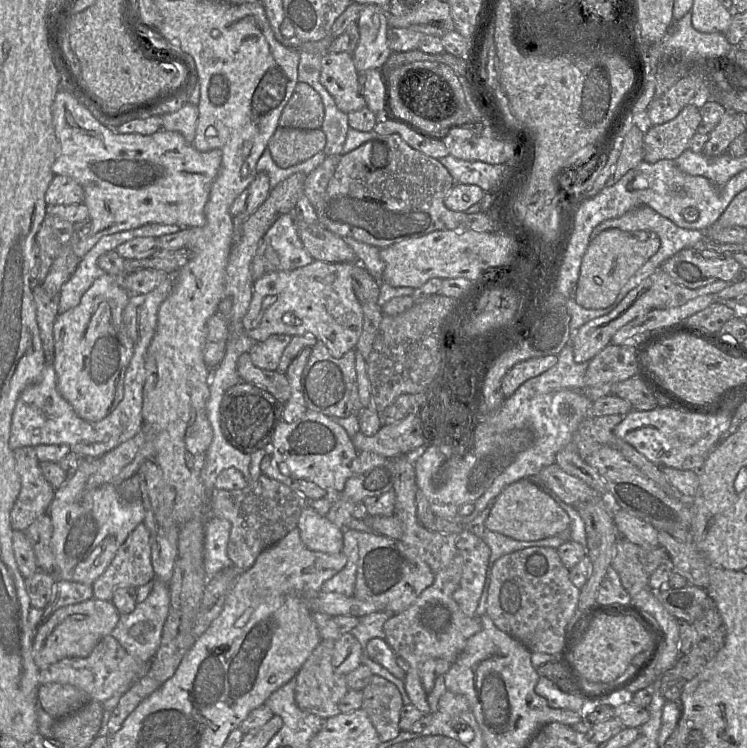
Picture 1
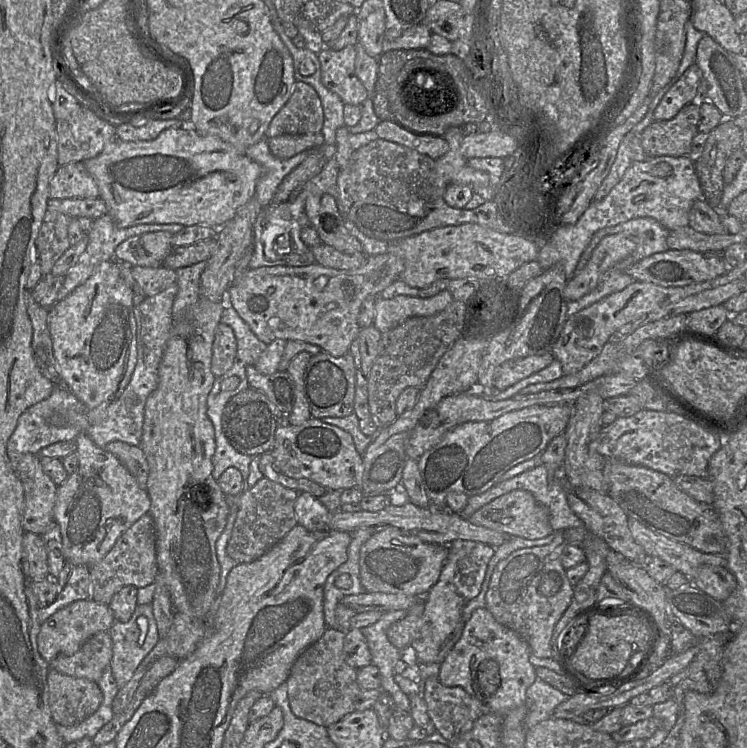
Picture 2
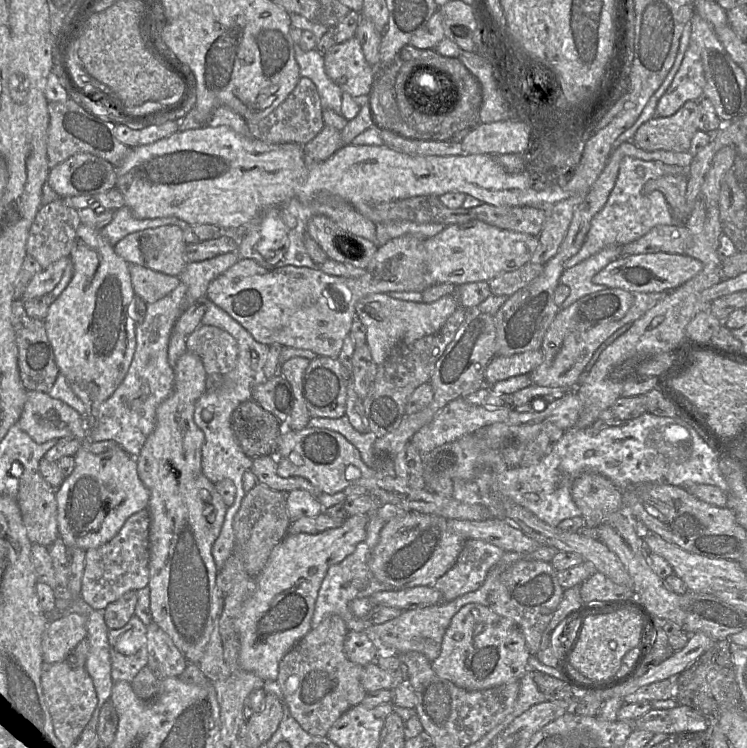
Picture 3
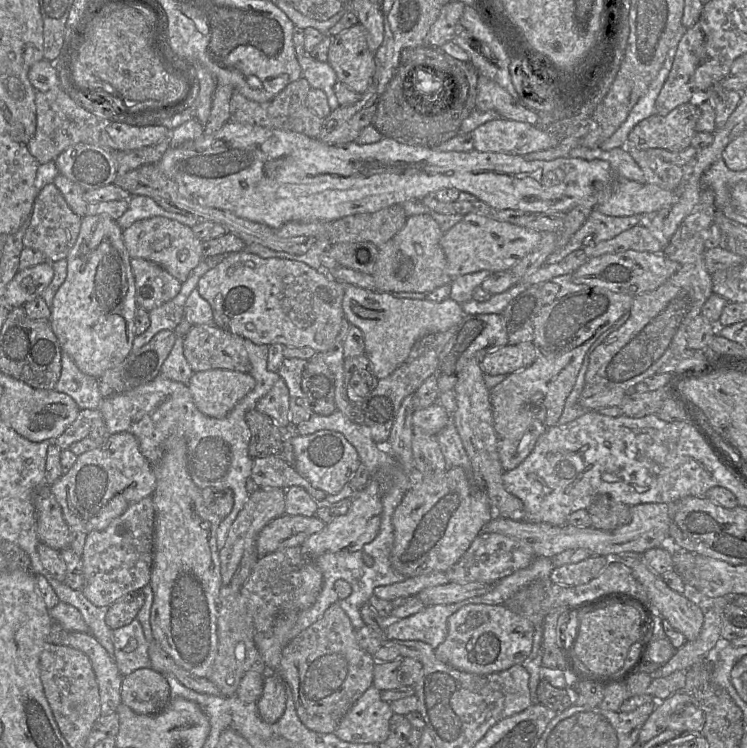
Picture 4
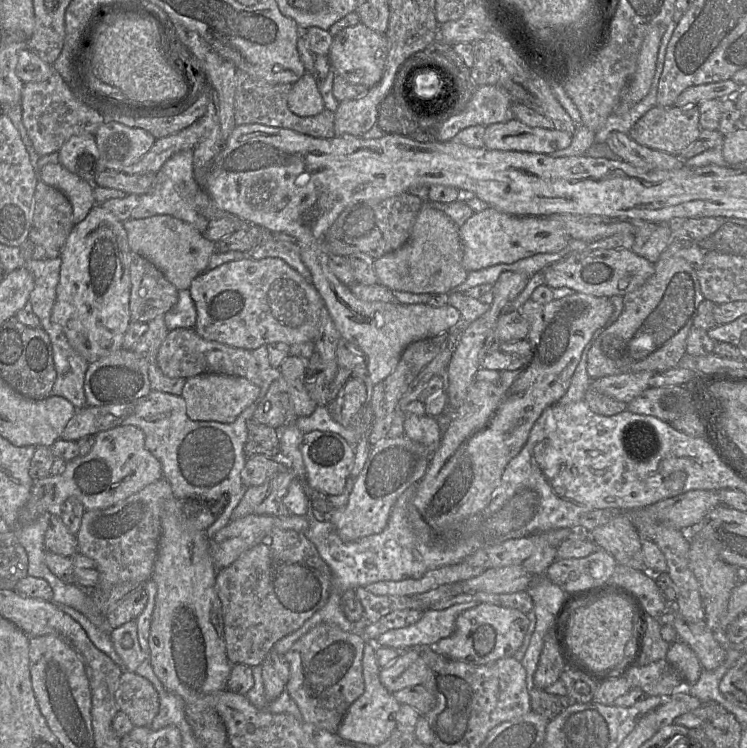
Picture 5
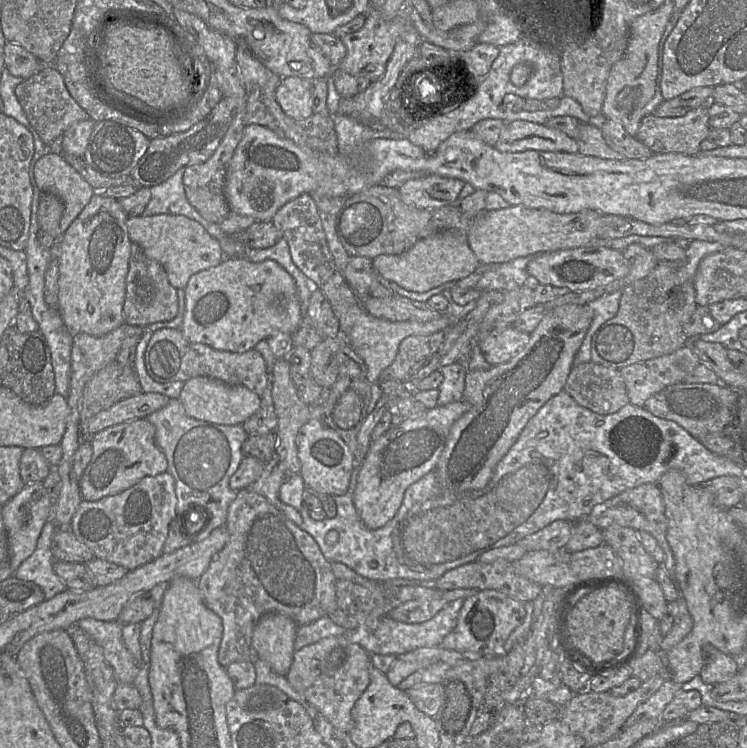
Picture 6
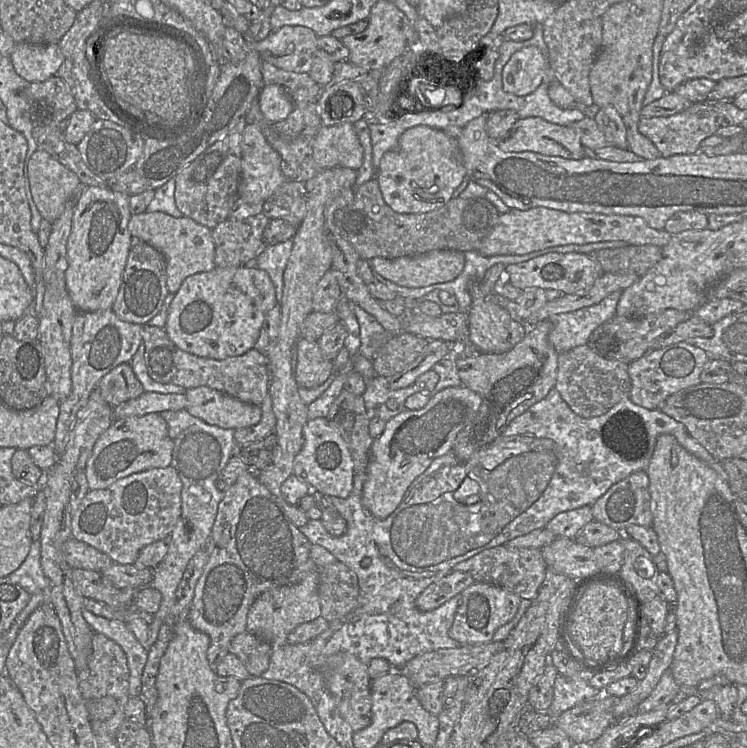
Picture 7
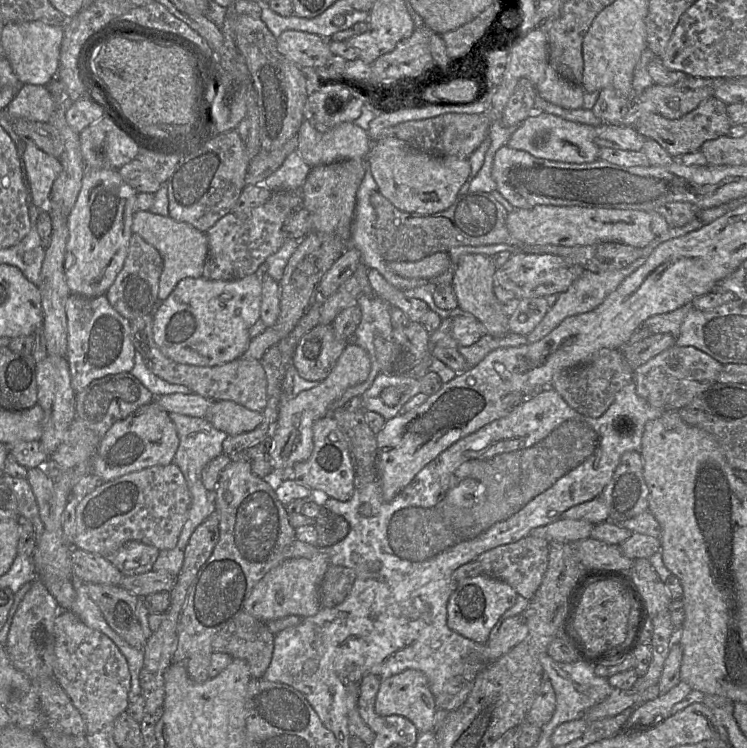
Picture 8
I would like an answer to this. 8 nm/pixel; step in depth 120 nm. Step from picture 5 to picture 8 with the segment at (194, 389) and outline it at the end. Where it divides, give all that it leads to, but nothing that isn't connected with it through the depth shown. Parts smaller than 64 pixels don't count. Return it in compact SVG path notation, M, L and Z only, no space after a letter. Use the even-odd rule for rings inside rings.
M216 400L211 403L205 418L216 429L238 435L254 430L263 421L263 414L233 401Z

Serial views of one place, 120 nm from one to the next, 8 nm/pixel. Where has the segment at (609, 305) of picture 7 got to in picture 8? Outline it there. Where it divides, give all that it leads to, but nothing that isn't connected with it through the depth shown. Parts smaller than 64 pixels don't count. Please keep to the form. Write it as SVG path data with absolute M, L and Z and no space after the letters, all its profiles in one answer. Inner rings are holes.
M645 253L635 260L629 266L613 271L607 271L602 273L594 273L588 270L583 270L582 273L576 278L569 288L561 292L557 298L555 304L549 307L548 312L541 320L541 322L535 327L535 329L527 335L528 342L538 342L546 335L548 335L554 328L556 328L565 318L587 313L597 306L599 306L605 298L613 292L620 283L632 272L636 271L641 265L643 265L649 255Z

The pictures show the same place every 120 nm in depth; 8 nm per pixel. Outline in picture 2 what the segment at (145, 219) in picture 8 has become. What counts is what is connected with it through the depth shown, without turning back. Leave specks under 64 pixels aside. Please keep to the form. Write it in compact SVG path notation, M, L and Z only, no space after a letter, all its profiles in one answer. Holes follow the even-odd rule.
M148 232L129 237L115 249L115 259L130 264L158 268L172 251L171 233Z

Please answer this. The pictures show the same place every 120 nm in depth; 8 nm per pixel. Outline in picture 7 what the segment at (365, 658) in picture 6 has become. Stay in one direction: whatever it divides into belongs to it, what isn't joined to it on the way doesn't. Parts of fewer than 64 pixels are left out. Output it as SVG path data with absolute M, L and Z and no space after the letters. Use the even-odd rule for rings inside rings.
M336 652L325 660L321 674L327 690L333 695L341 716L348 722L354 732L367 727L372 720L371 679L368 664L363 663L349 652Z

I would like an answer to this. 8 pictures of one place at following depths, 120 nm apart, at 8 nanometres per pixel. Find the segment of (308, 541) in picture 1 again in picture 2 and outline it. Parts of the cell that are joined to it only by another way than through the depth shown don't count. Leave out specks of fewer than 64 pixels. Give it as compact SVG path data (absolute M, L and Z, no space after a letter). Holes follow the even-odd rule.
M299 492L294 505L298 524L309 531L326 530L333 512L309 492Z

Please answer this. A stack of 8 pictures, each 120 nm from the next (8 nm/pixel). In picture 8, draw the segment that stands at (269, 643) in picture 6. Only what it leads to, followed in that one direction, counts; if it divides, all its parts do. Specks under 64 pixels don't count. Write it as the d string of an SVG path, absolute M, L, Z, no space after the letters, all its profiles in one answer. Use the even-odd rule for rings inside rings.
M323 551L313 558L286 558L255 585L244 610L265 623L290 615L300 618L314 616L321 608L319 589L329 564L330 559Z

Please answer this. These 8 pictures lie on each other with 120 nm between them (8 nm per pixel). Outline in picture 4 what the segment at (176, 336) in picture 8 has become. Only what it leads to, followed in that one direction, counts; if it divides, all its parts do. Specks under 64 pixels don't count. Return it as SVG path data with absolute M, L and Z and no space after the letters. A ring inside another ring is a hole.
M241 251L229 254L204 274L197 290L211 306L214 325L257 345L310 347L317 353L332 348L345 318L343 283L305 263L261 258Z

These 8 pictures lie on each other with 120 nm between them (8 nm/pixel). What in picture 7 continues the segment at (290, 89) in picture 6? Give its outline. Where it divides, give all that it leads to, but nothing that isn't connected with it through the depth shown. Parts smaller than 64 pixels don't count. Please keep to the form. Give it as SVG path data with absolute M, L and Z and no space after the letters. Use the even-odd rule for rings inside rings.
M277 84L264 85L258 102L264 117L271 123L286 119L295 108L286 89Z

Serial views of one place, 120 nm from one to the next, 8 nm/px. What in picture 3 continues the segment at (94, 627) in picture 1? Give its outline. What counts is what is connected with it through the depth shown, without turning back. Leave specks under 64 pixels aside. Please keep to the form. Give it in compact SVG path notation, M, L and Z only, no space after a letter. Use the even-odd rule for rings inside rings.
M68 613L50 619L42 638L44 662L67 660L69 654L85 638L87 639L87 619L80 613Z

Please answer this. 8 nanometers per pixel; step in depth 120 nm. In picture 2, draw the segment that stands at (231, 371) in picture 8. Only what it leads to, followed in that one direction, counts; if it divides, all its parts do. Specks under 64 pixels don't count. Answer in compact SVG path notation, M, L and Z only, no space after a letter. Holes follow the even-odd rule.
M222 323L217 325L212 346L211 370L215 377L223 375L234 363L237 341L232 328Z

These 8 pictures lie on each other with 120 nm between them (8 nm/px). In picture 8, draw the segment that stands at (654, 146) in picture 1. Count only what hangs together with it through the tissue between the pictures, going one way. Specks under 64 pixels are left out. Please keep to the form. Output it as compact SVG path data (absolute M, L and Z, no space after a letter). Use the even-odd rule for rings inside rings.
M714 97L703 100L694 110L678 119L668 119L658 113L642 115L633 125L633 128L646 139L655 140L674 159L696 152L701 145L708 141L727 135L731 122L727 115L727 105Z

